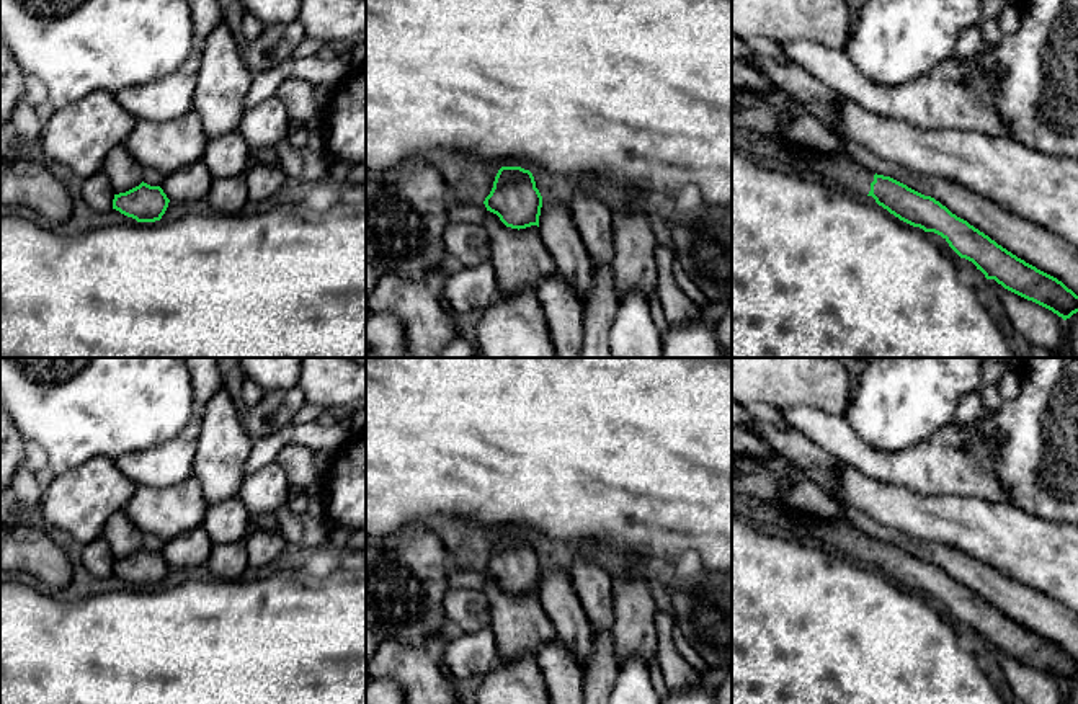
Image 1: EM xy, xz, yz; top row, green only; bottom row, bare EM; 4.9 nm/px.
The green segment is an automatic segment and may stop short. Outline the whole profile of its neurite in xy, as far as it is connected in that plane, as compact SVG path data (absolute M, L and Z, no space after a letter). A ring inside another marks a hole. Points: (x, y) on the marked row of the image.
M142 181L126 193L114 194L113 209L137 222L155 222L165 214L168 203L170 199L160 186Z

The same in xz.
M501 167L483 204L506 227L518 230L531 225L539 227L542 196L529 170Z

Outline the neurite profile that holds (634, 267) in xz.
M637 207L612 212L614 258L611 263L619 301L639 292L647 301L657 289L657 240L650 219Z

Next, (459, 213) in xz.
M452 199L448 209L448 219L452 224L483 225L487 217L485 204L467 204Z

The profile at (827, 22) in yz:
M732 0L732 34L742 39L766 36L777 42L812 39L831 49L846 49L849 8L846 0Z

